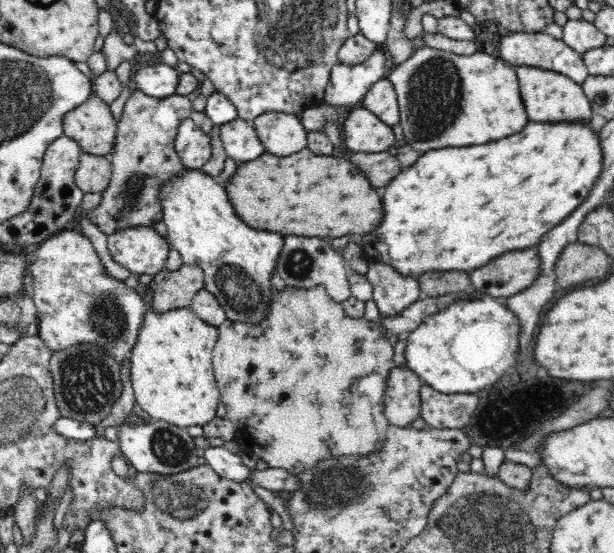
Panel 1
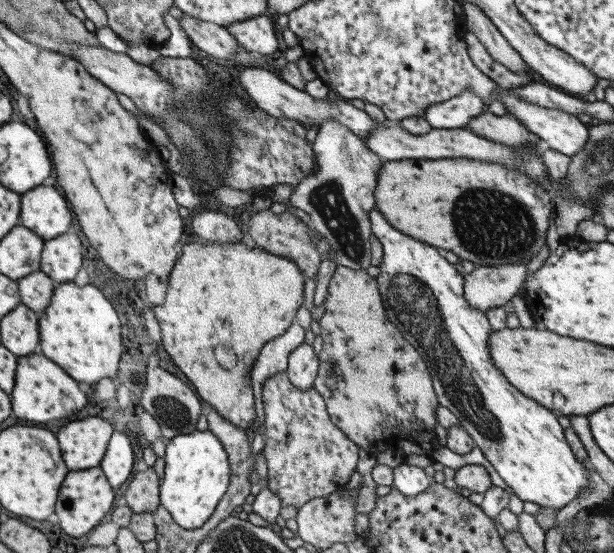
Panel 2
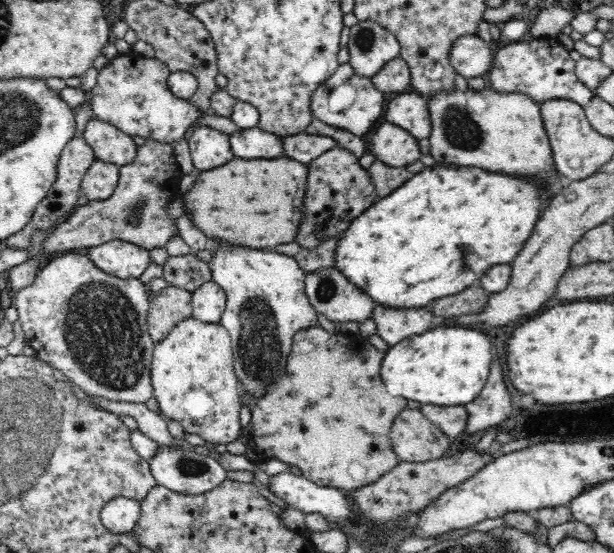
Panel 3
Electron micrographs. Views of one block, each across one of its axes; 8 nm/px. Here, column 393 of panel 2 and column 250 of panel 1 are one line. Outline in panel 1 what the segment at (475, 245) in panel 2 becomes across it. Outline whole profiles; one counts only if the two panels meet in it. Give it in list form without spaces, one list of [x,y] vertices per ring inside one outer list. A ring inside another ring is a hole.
[[[307,146],[292,156],[279,157],[265,152],[248,162],[238,164],[234,176],[224,184],[230,203],[238,217],[250,226],[262,226],[280,234],[306,234],[320,238],[340,238],[346,234],[362,236],[380,226],[384,218],[384,206],[378,192],[370,186],[366,174],[345,156],[317,155]]]

